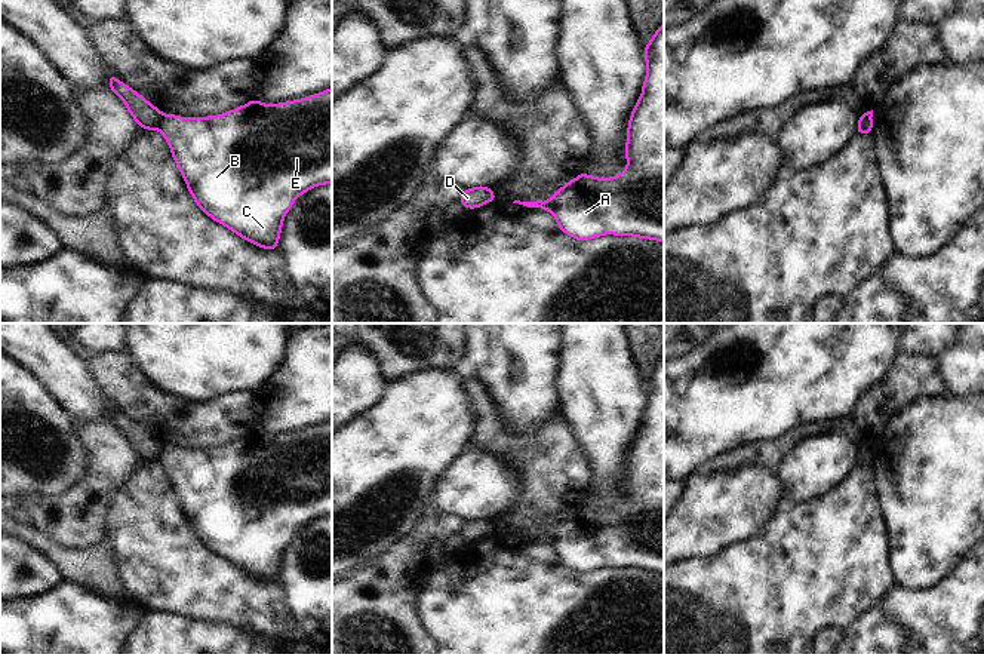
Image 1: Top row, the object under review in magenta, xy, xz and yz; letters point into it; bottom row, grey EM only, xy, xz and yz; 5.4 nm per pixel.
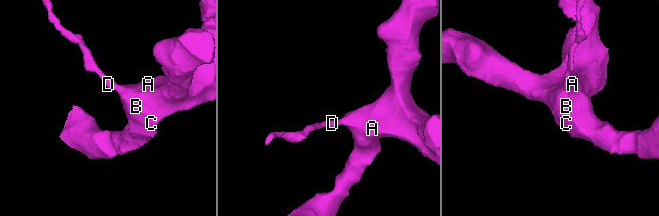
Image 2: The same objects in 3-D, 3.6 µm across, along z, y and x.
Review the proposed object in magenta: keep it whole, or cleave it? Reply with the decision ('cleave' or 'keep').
cleave

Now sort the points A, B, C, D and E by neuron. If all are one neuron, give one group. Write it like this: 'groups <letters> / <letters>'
groups A B C E / D

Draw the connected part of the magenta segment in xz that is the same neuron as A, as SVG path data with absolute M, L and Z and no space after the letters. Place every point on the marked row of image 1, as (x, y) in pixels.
M664 21L651 42L643 46L643 56L648 70L642 95L633 107L627 126L628 166L611 178L591 176L582 171L545 202L514 200L513 203L551 212L559 230L575 240L614 234L664 242Z

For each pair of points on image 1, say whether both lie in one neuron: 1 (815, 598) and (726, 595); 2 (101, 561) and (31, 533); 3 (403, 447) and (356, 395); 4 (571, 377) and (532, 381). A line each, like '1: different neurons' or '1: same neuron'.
1: same neuron
2: same neuron
3: different neurons
4: different neurons

